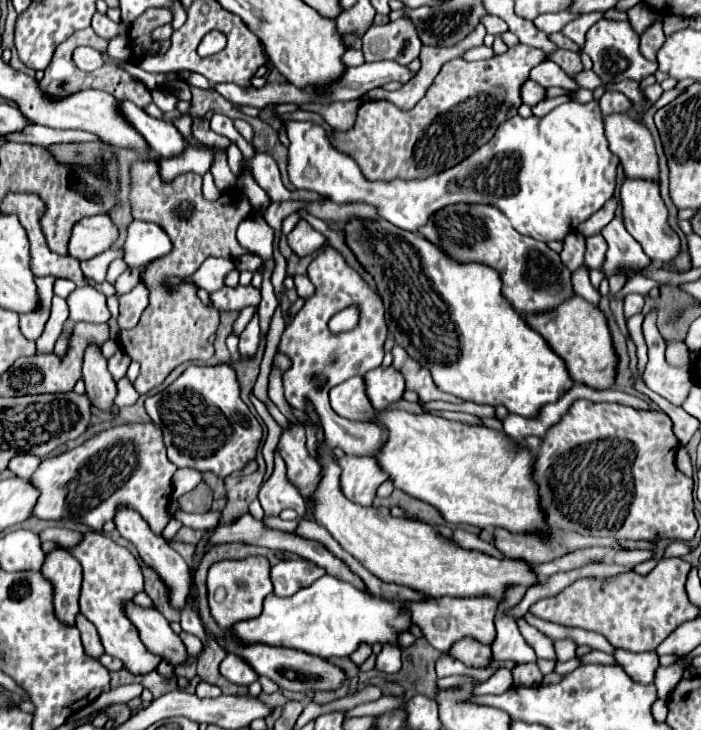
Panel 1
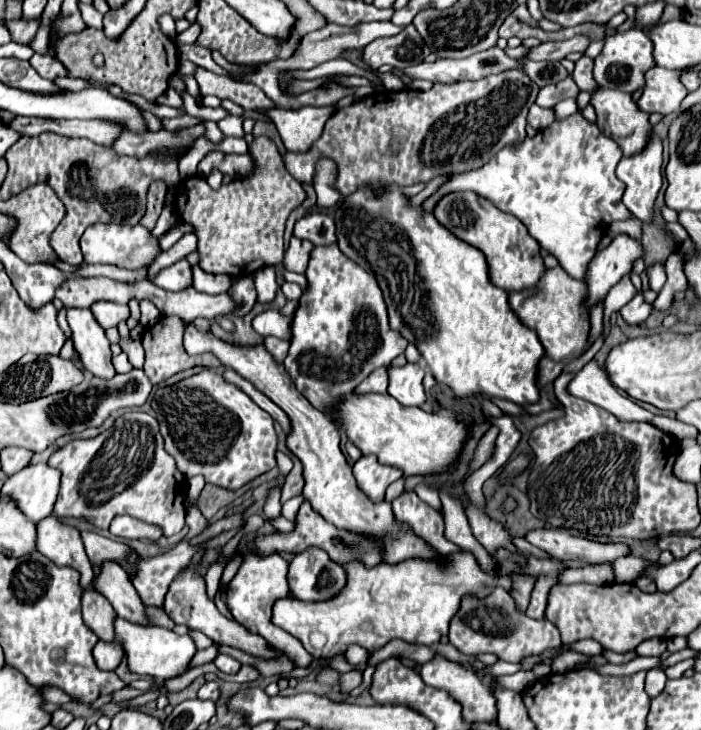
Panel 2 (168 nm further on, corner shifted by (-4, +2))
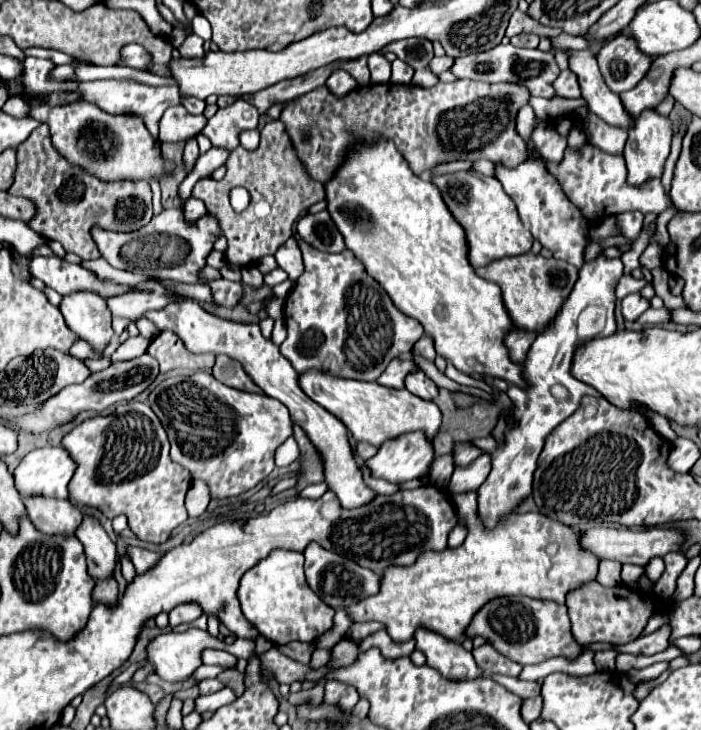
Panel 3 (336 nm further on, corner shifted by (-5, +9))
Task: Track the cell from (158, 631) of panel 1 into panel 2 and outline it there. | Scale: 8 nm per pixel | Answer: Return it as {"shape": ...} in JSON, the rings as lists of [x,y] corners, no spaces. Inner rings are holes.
{"shape":[[[110,561],[102,563],[102,573],[98,575],[98,579],[92,581],[92,587],[100,589],[100,593],[110,601],[118,617],[142,627],[152,625],[144,613],[146,611],[144,601],[138,597],[138,593],[134,593],[130,577],[116,563]]]}

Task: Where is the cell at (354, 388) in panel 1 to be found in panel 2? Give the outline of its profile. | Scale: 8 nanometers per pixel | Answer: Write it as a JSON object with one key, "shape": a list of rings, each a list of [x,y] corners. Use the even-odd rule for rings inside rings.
{"shape":[[[380,367],[376,371],[372,371],[366,381],[362,381],[354,393],[356,395],[366,395],[366,393],[386,393],[388,387],[388,375],[386,375],[386,367]]]}

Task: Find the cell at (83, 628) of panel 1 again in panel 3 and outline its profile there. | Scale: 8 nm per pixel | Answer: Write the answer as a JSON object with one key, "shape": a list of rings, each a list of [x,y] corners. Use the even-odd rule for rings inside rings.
{"shape":[[[115,576],[109,578],[109,580],[103,580],[103,582],[97,582],[97,584],[95,584],[95,590],[93,590],[93,602],[115,604],[115,602],[117,602],[117,596],[119,596],[119,588],[117,588]]]}

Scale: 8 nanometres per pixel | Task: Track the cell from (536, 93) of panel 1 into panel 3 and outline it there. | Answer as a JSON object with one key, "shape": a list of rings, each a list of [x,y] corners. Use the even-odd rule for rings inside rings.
{"shape":[[[571,70],[561,72],[561,76],[555,80],[555,90],[563,98],[581,98],[577,76]]]}

